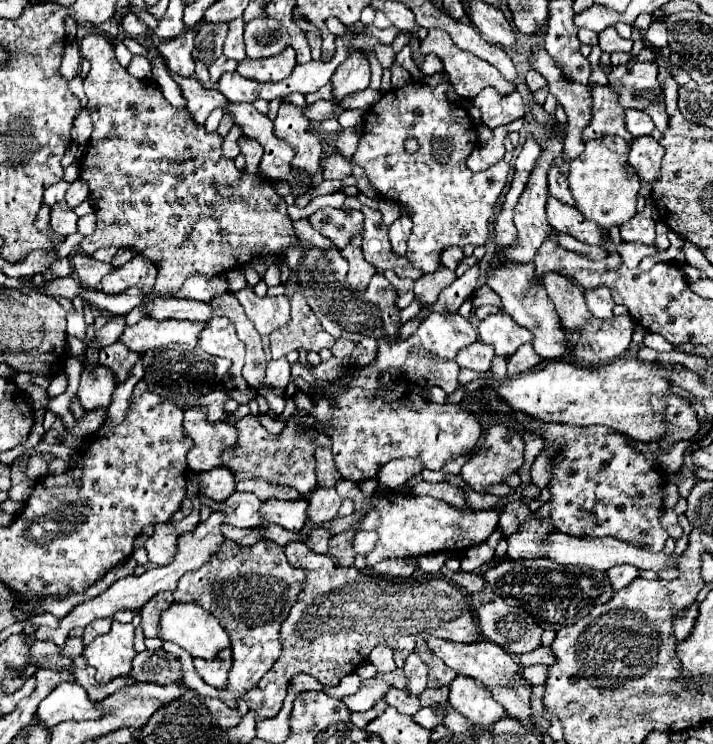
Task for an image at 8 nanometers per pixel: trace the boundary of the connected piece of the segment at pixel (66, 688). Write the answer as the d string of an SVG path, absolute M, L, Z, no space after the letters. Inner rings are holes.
M59 682L37 706L37 720L53 728L67 720L97 720L103 716L101 710L93 706L87 692L79 684Z

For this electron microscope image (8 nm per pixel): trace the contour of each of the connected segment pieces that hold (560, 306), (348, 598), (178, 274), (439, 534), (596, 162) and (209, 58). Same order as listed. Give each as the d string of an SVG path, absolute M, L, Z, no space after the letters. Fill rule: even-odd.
M545 274L539 280L545 286L547 296L555 304L555 310L559 314L561 324L567 326L565 340L569 346L569 354L573 354L577 358L577 362L581 362L587 368L599 368L611 360L621 358L629 350L631 336L633 336L633 324L635 324L635 322L629 324L629 320L631 320L629 314L615 316L611 320L599 320L587 310L585 296L575 282L567 280L565 276L559 276L559 274Z
M289 542L285 554L291 564L313 572L309 572L311 578L303 582L295 606L281 624L281 656L267 676L263 676L263 680L245 696L249 708L257 710L259 720L271 718L281 710L287 682L295 674L305 672L323 686L337 686L339 680L345 674L355 672L379 644L387 644L389 648L399 650L401 658L407 658L419 638L437 636L453 642L479 640L479 630L469 612L465 594L447 580L433 578L417 584L363 574L353 566L345 568L335 564L333 556L305 550L303 542Z
M89 34L81 40L81 56L85 60L91 62L91 70L89 74L85 76L83 80L83 88L85 88L85 94L87 94L87 110L91 114L91 120L93 120L93 134L91 134L91 140L87 144L87 152L85 156L81 158L79 166L81 166L81 178L87 180L89 184L89 190L91 190L91 202L93 202L93 208L95 208L95 214L97 214L97 230L87 236L83 242L81 242L81 252L91 256L95 250L99 248L111 248L111 246L117 246L117 248L133 248L137 250L141 256L149 258L157 270L159 270L159 276L157 276L157 286L155 286L155 292L159 294L173 294L181 284L183 280L193 274L193 272L201 272L205 276L213 276L213 274L225 274L227 270L233 270L233 268L241 268L245 266L247 262L251 262L253 258L259 258L259 256L265 256L265 254L279 254L283 252L291 242L295 242L295 230L293 230L293 220L287 212L287 204L285 200L275 192L275 184L267 178L267 176L259 176L259 174L249 174L247 170L239 170L233 160L229 158L223 158L221 156L221 142L223 138L219 134L207 134L203 126L199 126L185 108L173 108L161 94L161 88L157 84L153 84L151 80L139 80L135 76L131 76L127 72L127 68L123 68L117 58L115 58L115 50L113 50L113 42L109 38L105 38L103 34Z
M339 480L335 484L335 490L341 498L351 498L355 504L355 510L367 512L369 508L377 508L381 514L381 526L377 530L379 540L371 554L367 554L367 566L381 560L391 558L407 558L417 554L431 554L431 552L461 552L471 546L477 546L485 542L491 532L497 528L499 510L485 510L485 512L461 512L443 500L431 498L431 496L399 496L395 492L387 492L381 498L365 498L355 482ZM369 502L369 508L367 508Z
M607 136L603 140L585 142L585 150L571 160L569 170L569 186L575 200L575 206L587 220L593 220L609 232L613 226L621 226L635 216L639 178L627 170L627 152L629 144L621 138Z
M203 24L195 36L195 76L201 84L209 84L209 66L221 56L223 40L227 36L227 24Z

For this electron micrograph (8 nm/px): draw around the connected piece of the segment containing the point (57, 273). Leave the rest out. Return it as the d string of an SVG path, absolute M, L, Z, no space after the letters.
M55 256L55 260L51 262L49 270L53 272L55 278L63 278L63 276L69 276L69 274L73 272L73 270L71 270L71 262L69 262L69 258L57 258L57 256Z

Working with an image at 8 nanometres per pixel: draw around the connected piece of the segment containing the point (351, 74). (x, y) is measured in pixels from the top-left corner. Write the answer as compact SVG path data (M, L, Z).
M355 48L355 52L351 52L351 56L337 68L335 76L331 78L333 100L339 102L339 100L351 96L353 92L365 90L369 86L369 78L371 78L369 62Z

